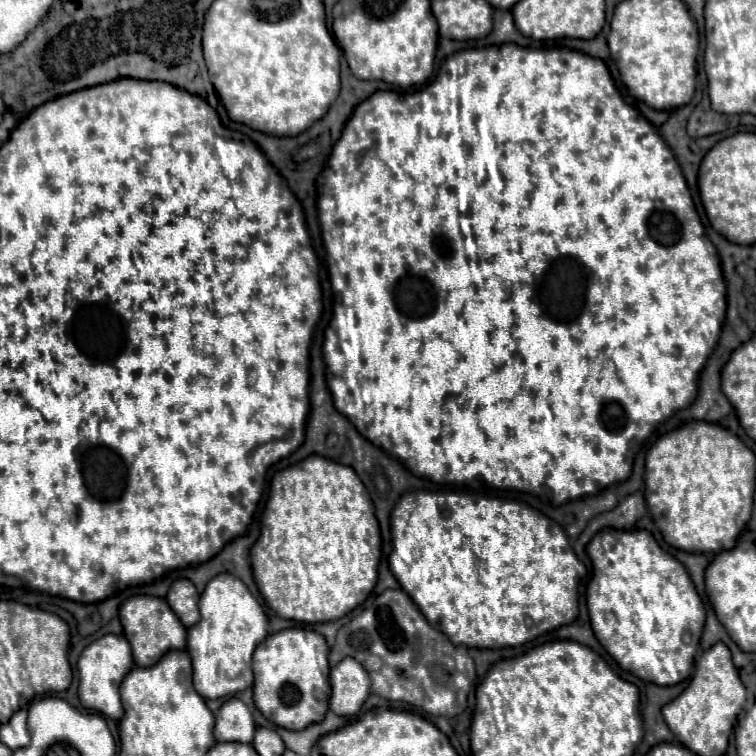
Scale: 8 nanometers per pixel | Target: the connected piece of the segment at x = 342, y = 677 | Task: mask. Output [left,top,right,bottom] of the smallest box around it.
[330,659,370,717]

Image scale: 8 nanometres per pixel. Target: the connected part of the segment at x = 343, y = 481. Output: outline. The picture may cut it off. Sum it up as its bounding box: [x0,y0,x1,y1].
[250,455,380,623]

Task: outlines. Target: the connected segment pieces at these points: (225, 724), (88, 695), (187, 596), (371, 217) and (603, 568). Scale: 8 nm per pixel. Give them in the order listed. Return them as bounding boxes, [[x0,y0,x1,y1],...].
[[214,697,256,743],[78,635,132,719],[166,579,200,627],[317,43,726,505],[588,529,706,687]]

